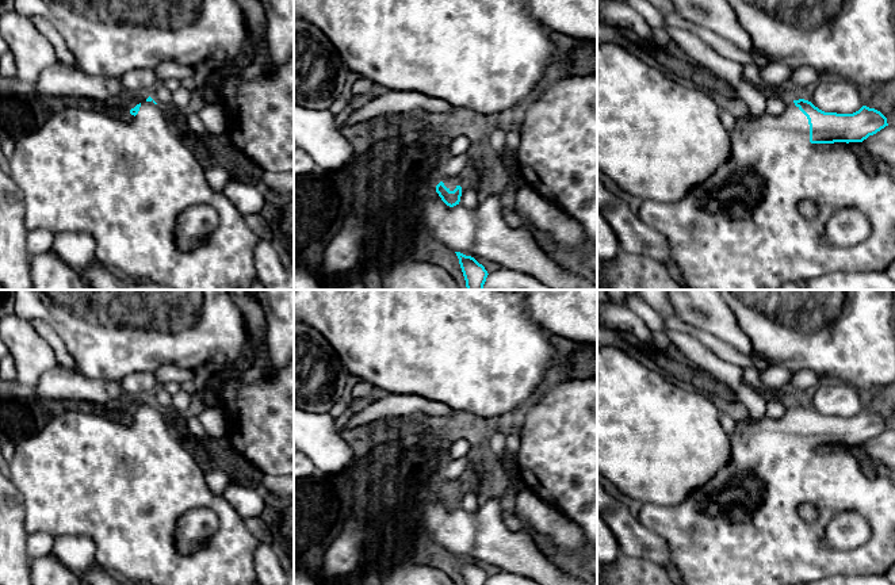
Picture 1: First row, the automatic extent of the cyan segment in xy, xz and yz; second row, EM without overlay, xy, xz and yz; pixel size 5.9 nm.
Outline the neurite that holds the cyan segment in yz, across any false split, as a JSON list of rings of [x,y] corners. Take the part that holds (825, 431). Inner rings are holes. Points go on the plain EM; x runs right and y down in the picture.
[[[789,404],[780,418],[737,420],[730,435],[730,462],[705,485],[677,505],[640,504],[638,520],[659,535],[672,551],[680,585],[810,585],[833,576],[886,574],[895,563],[895,479],[865,474],[850,446],[863,446],[888,429],[877,413],[863,409],[853,417],[825,416],[811,405]],[[811,504],[818,511],[814,521],[800,517],[799,509]],[[844,512],[863,516],[871,527],[869,539],[852,550],[829,550],[823,535],[830,520]]]

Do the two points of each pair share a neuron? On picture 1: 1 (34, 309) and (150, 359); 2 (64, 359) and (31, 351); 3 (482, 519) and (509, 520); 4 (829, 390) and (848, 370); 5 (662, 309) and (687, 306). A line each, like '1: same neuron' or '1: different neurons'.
1: same neuron
2: different neurons
3: different neurons
4: different neurons
5: different neurons

